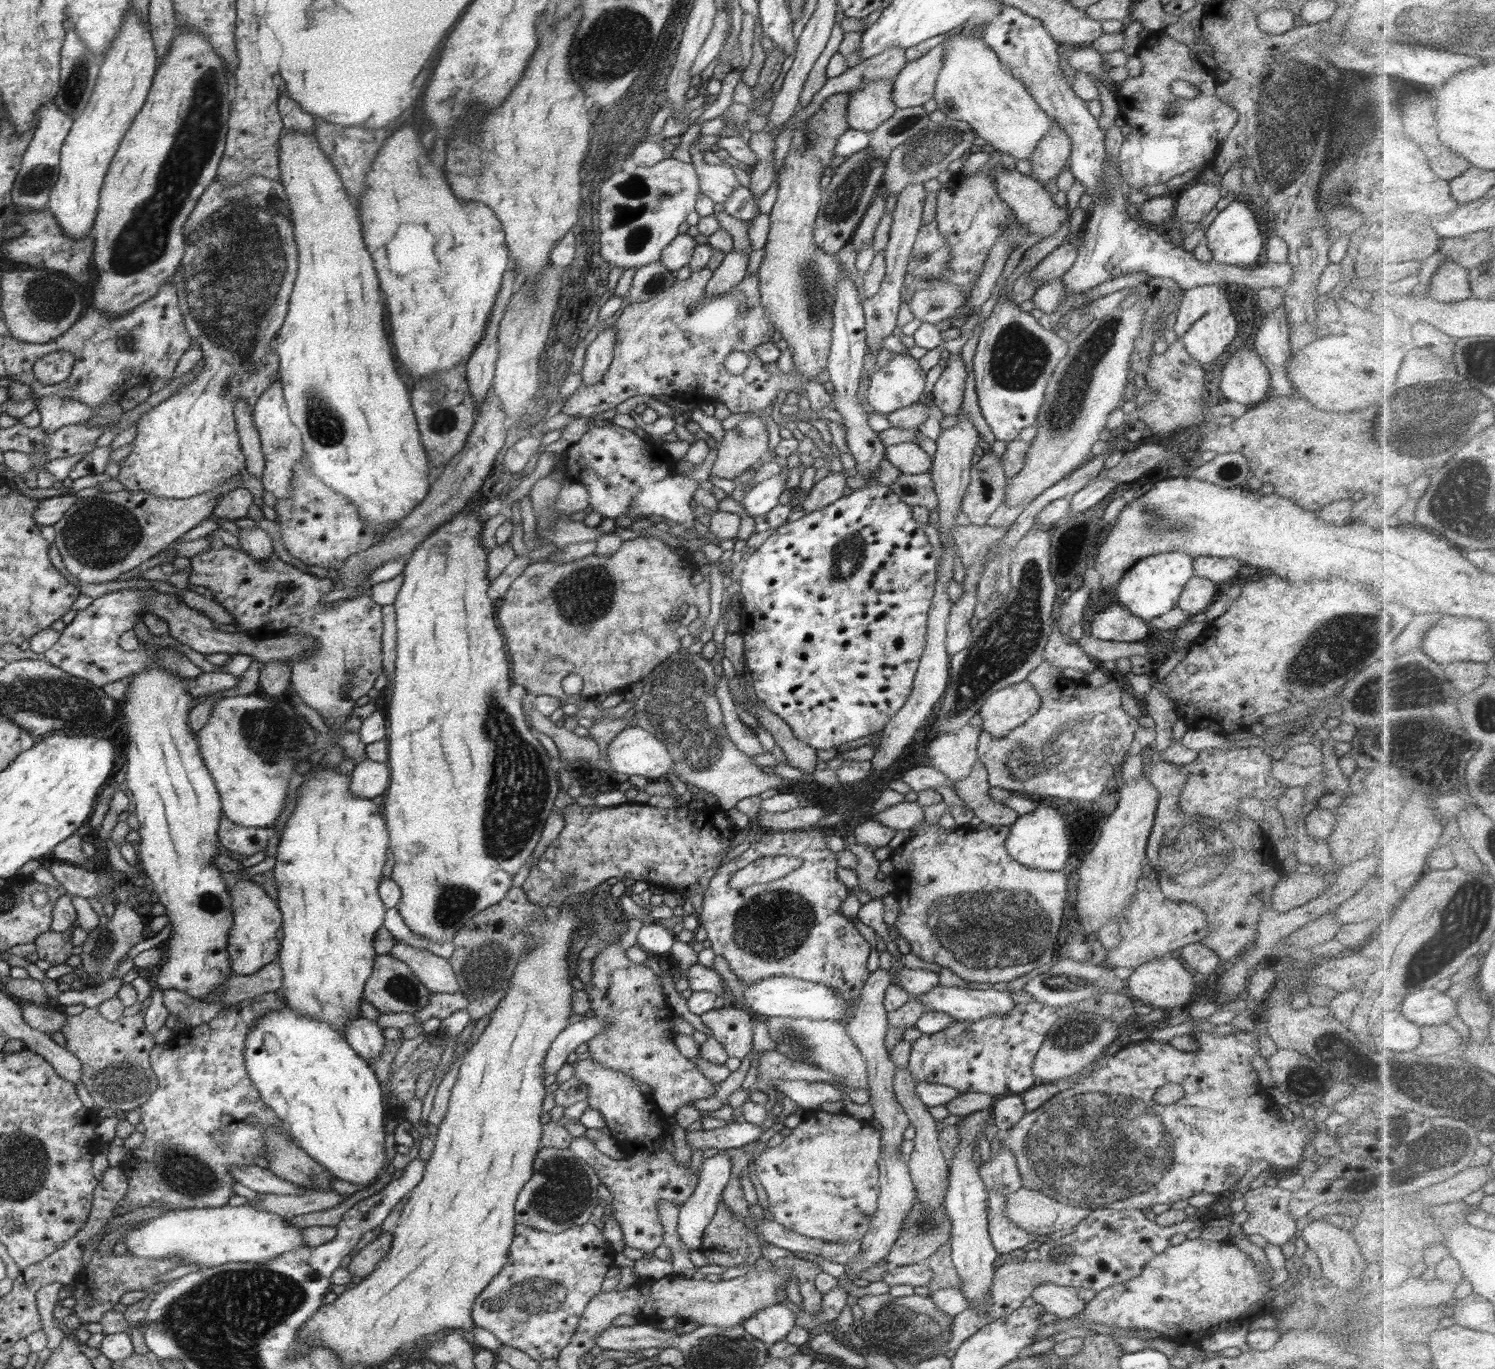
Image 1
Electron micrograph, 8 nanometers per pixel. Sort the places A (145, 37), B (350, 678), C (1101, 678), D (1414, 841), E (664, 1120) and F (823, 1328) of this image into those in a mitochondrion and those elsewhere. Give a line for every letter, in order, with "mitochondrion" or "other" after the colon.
A: other
B: mitochondrion
C: other
D: other
E: other
F: other

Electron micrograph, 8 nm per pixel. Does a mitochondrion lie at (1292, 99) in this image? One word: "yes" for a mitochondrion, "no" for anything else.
yes

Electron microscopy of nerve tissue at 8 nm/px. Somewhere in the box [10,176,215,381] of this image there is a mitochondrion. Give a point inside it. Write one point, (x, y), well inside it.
(36, 302)

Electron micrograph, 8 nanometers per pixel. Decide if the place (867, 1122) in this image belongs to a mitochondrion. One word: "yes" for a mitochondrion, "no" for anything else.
no

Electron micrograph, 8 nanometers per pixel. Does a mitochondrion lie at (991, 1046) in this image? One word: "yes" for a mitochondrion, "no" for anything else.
no

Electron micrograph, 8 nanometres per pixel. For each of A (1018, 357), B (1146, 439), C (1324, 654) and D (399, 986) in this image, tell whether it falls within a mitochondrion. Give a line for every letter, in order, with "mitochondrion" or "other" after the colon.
A: mitochondrion
B: other
C: mitochondrion
D: mitochondrion

